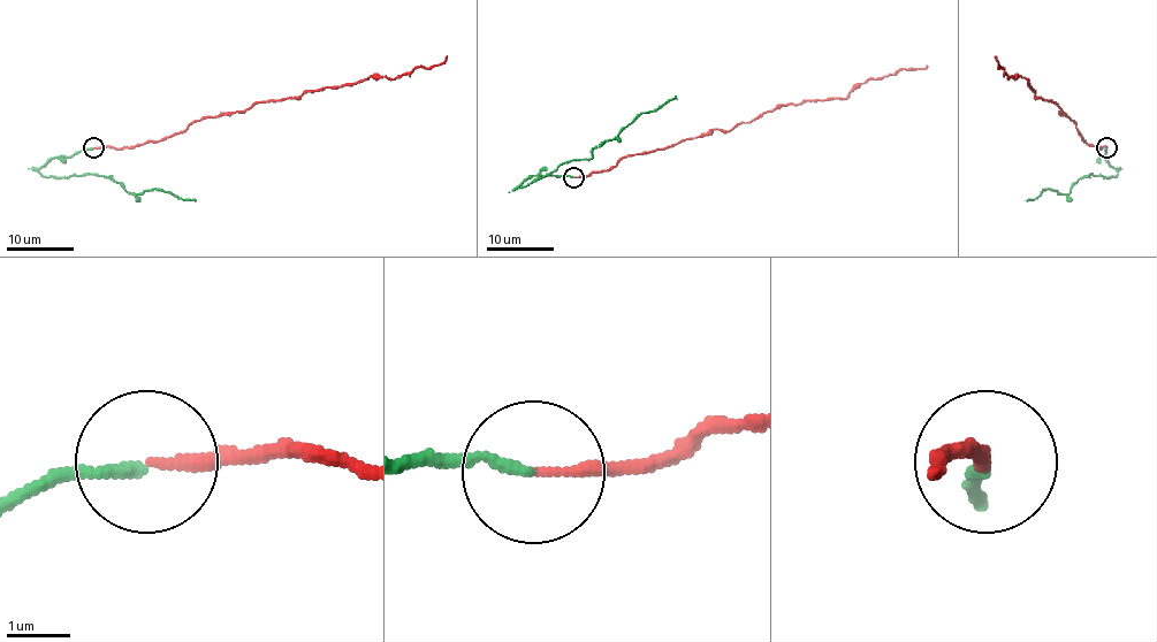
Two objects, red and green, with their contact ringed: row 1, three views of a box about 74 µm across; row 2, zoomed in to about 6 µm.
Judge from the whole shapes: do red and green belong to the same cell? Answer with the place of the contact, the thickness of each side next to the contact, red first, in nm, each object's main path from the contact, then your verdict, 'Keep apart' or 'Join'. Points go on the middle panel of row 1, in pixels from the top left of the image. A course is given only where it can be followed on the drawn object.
Place: (573, 177). Thickness 160 nm (red) against 170 nm. Course of red: (573, 177), (610, 170), (626, 155), (714, 129), (730, 130), (785, 104), (844, 99), (861, 84), (928, 66). Course of green: (573, 177), (532, 176), (519, 188), (565, 162), (590, 159), (592, 151), (640, 114), (677, 99). Join

